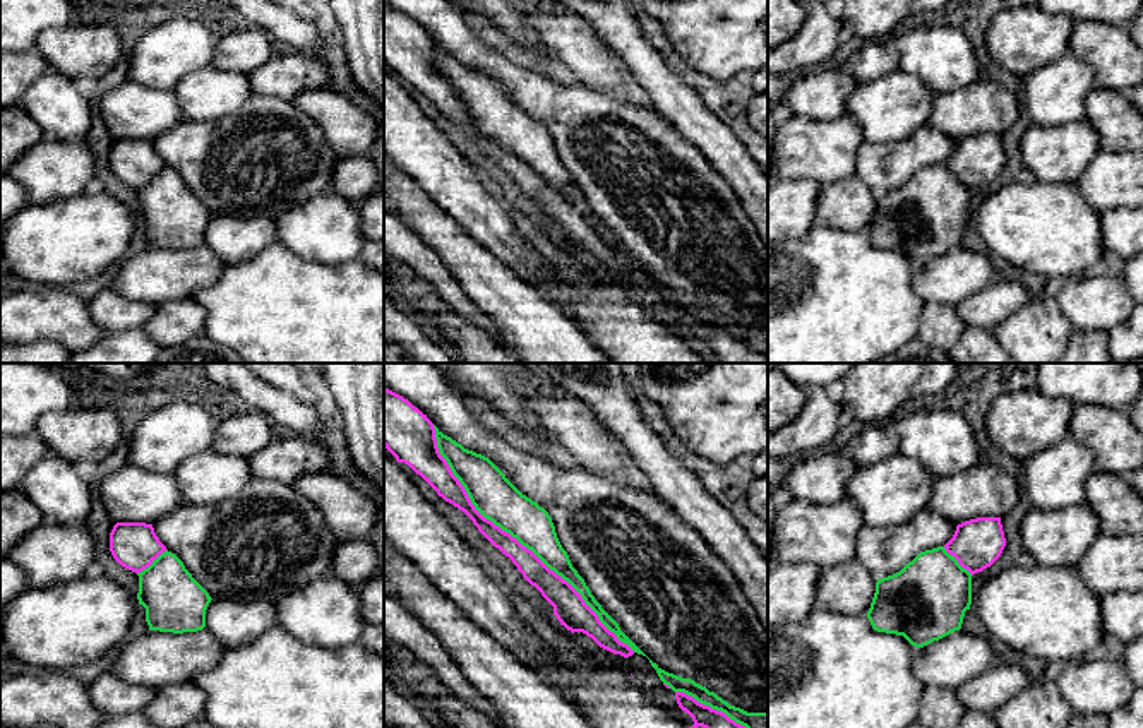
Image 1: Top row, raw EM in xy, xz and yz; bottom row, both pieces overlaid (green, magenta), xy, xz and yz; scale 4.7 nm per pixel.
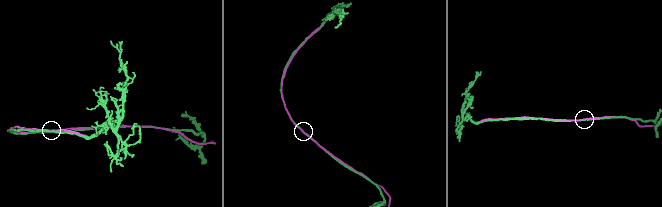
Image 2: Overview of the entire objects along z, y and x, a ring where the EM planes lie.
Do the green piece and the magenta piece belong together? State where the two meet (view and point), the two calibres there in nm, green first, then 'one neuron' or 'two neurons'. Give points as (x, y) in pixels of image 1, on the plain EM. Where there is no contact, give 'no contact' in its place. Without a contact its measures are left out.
xz (516, 155) | 200/110 nm | one neuron

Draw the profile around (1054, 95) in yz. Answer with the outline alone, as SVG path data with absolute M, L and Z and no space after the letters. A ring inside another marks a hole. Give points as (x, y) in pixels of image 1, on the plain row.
M1066 51L1021 79L1020 103L1033 125L1059 127L1085 120L1085 99L1095 87L1095 72L1086 62Z

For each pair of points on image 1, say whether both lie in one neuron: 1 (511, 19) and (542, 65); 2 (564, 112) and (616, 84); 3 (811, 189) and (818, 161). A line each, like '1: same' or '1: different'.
1: different
2: different
3: different

